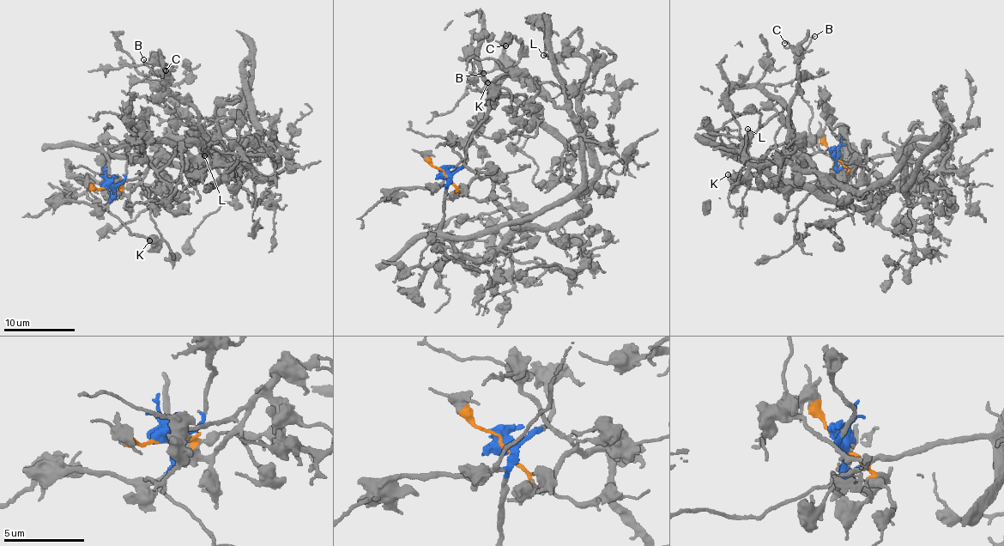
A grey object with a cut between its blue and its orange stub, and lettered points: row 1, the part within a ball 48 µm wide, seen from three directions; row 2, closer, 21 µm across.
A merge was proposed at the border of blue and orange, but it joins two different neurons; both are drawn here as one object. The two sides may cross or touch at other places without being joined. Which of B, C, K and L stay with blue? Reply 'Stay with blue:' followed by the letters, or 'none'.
Stay with blue: B, C, K

